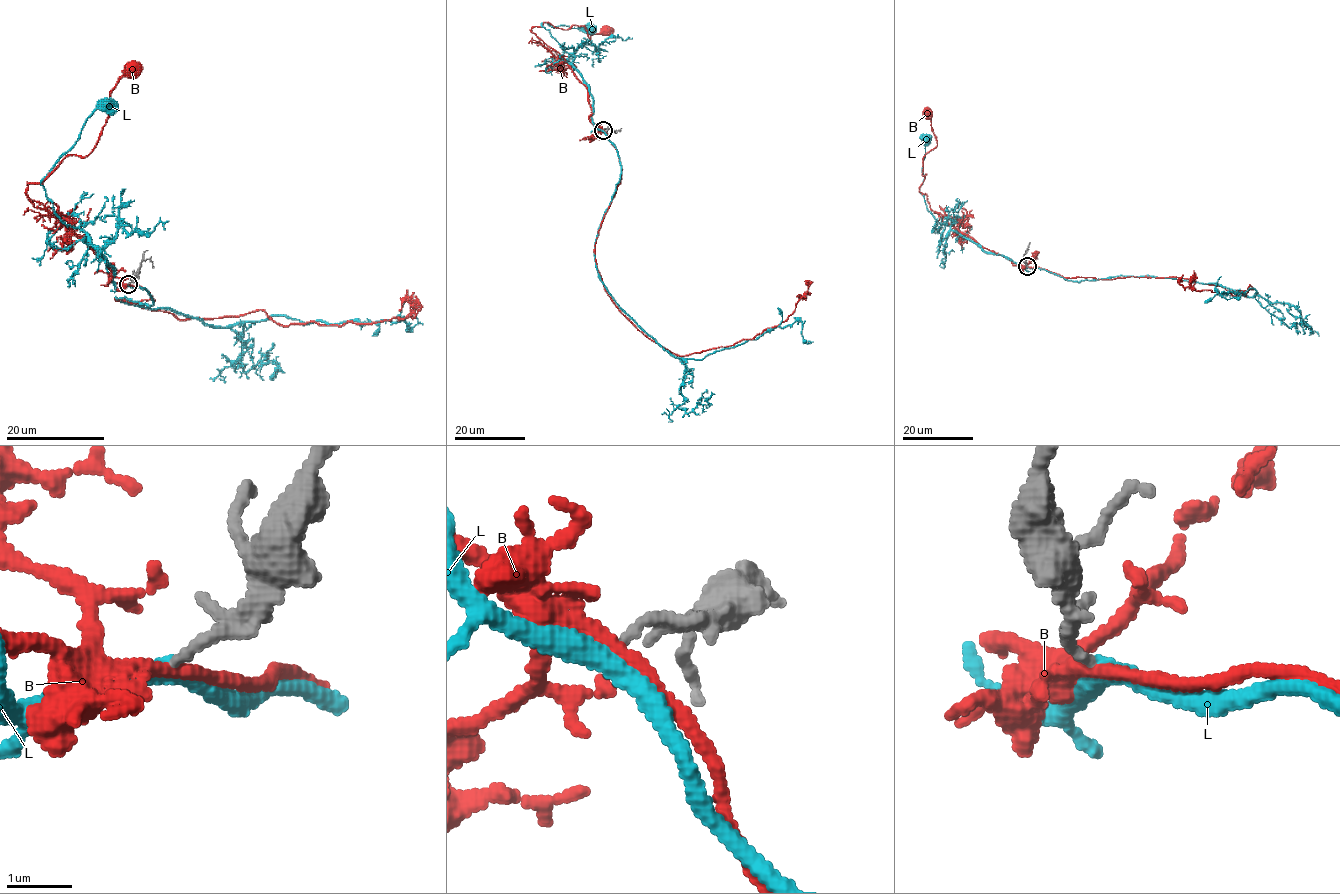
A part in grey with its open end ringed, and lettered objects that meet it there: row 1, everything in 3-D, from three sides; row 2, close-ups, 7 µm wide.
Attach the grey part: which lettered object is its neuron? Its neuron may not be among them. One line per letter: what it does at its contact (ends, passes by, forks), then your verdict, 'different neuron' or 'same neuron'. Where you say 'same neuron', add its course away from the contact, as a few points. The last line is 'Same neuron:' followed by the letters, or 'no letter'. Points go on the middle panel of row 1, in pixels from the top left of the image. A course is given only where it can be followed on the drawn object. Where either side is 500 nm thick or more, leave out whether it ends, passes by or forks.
B: it passes by; different neuron
L: it passes by; same neuron; course (603, 130), (591, 120), (590, 88), (573, 66), (574, 56), (541, 24), (589, 28)
Same neuron: L

